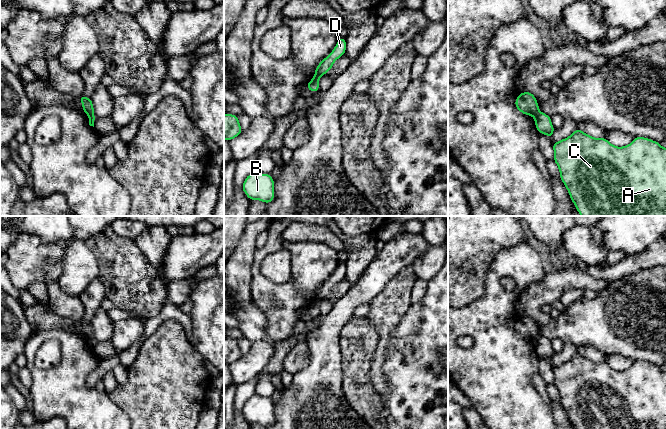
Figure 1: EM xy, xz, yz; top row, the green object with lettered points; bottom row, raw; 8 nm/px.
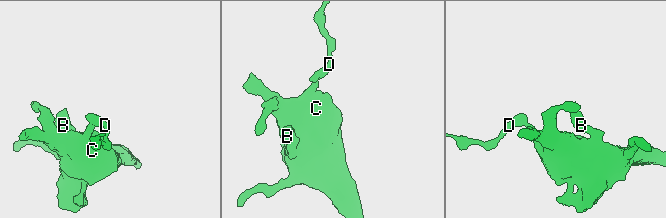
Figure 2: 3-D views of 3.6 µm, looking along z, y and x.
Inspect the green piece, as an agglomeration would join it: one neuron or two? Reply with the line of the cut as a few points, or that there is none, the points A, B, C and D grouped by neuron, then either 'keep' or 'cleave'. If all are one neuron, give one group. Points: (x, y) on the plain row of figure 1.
cut in xy along (88, 338), (93, 339); A B C / D; cleave

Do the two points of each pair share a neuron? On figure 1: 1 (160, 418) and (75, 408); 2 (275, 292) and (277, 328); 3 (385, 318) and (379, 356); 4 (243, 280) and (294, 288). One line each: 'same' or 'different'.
1: different
2: same
3: same
4: different

